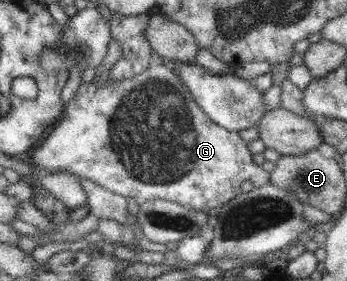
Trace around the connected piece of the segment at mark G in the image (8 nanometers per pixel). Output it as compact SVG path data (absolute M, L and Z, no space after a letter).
M160 63L154 68L146 68L142 73L136 76L122 80L116 83L106 82L105 86L98 86L95 88L94 83L81 83L76 90L72 99L65 104L65 112L63 117L52 126L47 134L44 135L41 141L42 144L38 148L34 148L34 154L30 154L28 165L35 166L36 170L43 174L48 172L60 173L61 170L66 170L81 178L86 178L89 181L95 182L106 190L110 190L114 194L124 196L124 198L133 198L137 203L148 202L149 200L165 200L175 202L178 205L188 207L193 210L200 210L207 212L211 208L219 210L224 204L232 200L239 192L241 192L240 185L242 180L249 180L254 187L260 187L262 182L269 180L269 172L262 169L261 166L255 165L252 162L252 155L248 151L248 144L240 139L238 132L229 132L217 126L213 121L210 121L206 114L202 112L200 107L190 94L188 89L182 85L182 81L178 79L178 74L175 74L168 63Z

